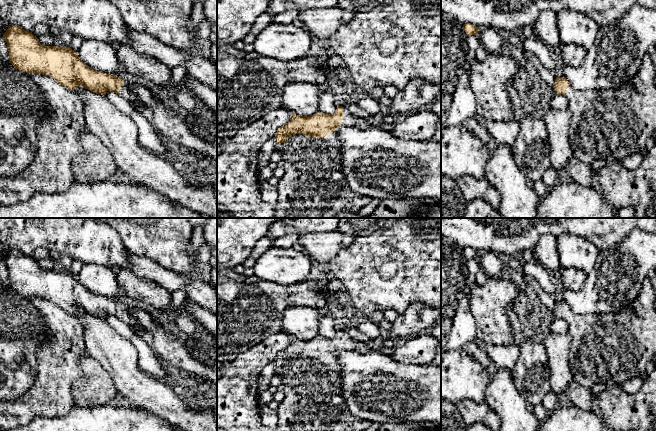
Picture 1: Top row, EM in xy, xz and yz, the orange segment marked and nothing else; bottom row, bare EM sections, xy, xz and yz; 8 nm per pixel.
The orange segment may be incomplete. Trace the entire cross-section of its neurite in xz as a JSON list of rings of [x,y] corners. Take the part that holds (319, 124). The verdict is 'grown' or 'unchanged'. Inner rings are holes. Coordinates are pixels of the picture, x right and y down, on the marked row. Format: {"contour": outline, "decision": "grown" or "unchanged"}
{"contour": [[[337,105],[334,114],[317,112],[309,116],[292,114],[288,123],[278,128],[275,141],[276,149],[281,154],[285,174],[277,184],[278,201],[275,205],[273,218],[334,218],[341,212],[357,213],[369,204],[370,196],[355,193],[348,185],[342,169],[342,154],[340,153],[339,127],[354,127],[366,129],[372,126],[366,119],[354,116],[347,109]]], "decision": "grown"}

